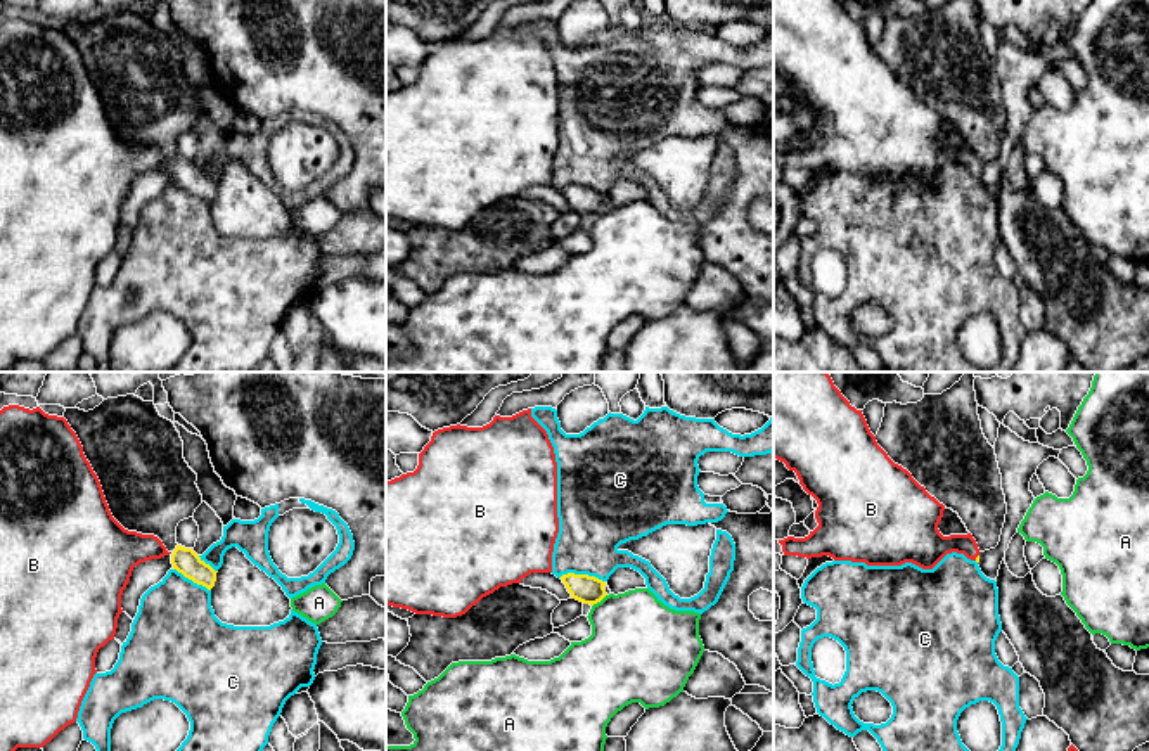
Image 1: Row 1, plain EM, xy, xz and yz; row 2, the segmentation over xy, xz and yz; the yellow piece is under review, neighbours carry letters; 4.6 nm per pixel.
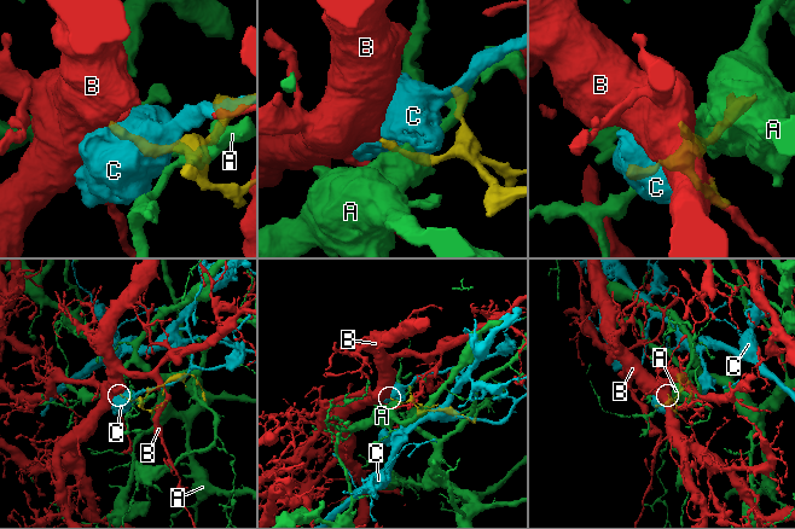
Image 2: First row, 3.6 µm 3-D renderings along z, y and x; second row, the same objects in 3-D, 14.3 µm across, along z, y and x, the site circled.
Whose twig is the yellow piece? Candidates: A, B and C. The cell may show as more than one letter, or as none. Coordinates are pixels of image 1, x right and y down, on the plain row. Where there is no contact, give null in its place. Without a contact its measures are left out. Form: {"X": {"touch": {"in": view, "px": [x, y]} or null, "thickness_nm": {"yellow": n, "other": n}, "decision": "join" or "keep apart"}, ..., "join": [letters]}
{"A": {"touch": {"in": "xz", "px": [599, 213]}, "thickness_nm": {"yellow": 130, "other": 420}, "decision": "keep apart"}, "B": {"touch": {"in": "yz", "px": [976, 170]}, "thickness_nm": {"yellow": 20, "other": 190}, "decision": "join"}, "C": {"touch": {"in": "xz", "px": [582, 187]}, "thickness_nm": {"yellow": 130, "other": 320}, "decision": "keep apart"}, "join": ["B"]}

